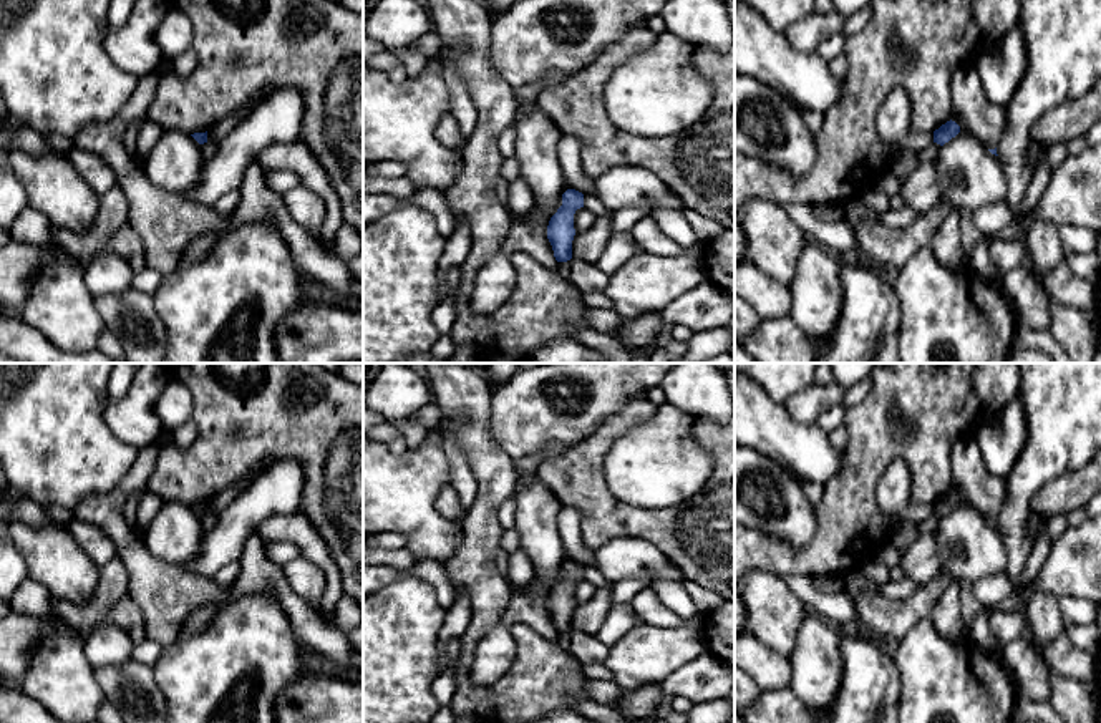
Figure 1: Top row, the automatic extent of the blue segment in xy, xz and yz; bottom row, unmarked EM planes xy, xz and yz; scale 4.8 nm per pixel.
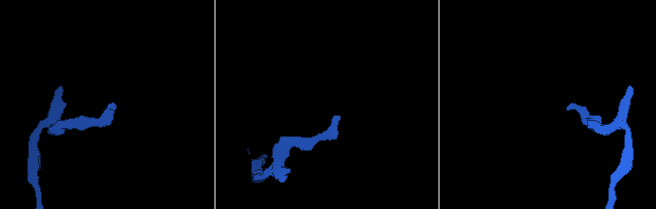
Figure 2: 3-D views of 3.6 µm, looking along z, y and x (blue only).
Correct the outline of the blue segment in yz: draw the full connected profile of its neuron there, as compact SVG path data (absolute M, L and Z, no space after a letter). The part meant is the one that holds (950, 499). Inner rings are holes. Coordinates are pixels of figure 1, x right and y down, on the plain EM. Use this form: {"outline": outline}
{"outline": "M950 491L934 502L934 514L943 517L952 509L955 509L958 504L960 504L960 497Z"}

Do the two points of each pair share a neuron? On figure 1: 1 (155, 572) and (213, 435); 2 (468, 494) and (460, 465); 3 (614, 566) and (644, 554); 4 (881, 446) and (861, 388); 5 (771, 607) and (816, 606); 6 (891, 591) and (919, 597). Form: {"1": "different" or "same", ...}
{"1": "different", "2": "same", "3": "same", "4": "different", "5": "different", "6": "different"}

